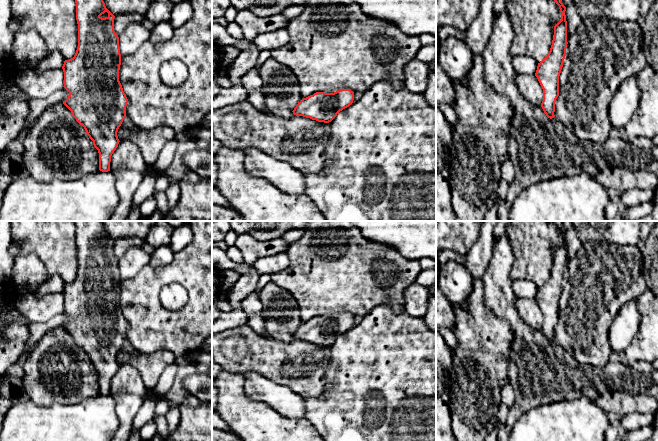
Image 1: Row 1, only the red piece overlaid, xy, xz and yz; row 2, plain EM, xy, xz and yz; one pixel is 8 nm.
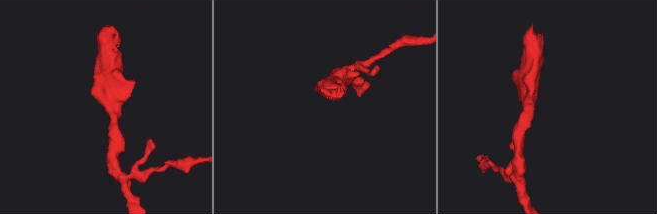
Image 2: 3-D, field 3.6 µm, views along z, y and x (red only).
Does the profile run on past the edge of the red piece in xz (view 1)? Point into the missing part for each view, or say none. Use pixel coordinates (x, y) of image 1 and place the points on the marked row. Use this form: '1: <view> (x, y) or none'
1: none

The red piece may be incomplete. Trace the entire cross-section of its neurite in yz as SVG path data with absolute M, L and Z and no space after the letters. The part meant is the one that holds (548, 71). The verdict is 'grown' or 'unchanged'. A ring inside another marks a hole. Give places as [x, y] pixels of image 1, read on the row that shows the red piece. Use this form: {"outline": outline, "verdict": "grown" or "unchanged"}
{"outline": "M554 0L559 6L561 20L554 26L552 45L548 55L538 63L535 76L543 89L541 107L550 119L554 118L555 102L559 96L559 76L563 67L567 48L566 7L562 0Z", "verdict": "unchanged"}

